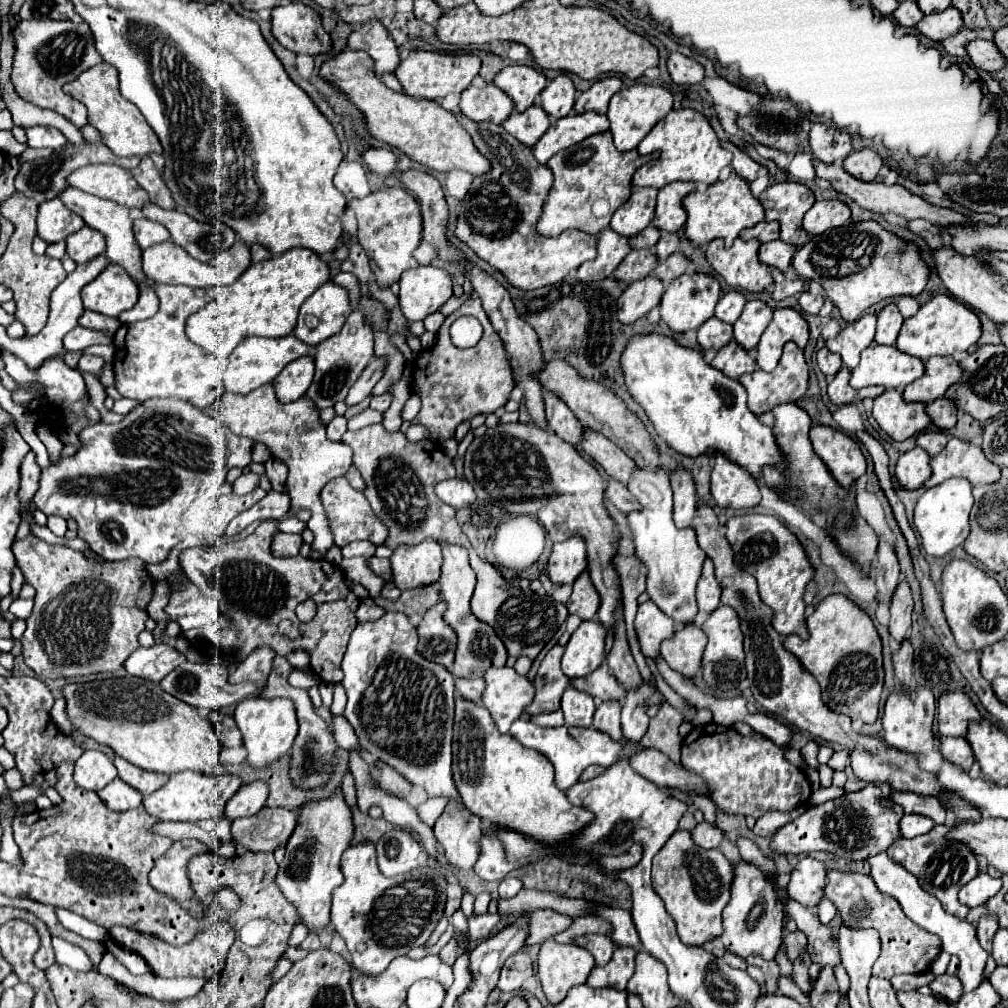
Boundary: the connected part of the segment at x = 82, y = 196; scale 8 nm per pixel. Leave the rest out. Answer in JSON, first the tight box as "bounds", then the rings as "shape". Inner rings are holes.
{"bounds":[59,185,145,283],"shape":[[[71,185],[65,187],[65,189],[59,193],[59,199],[61,199],[61,203],[63,203],[67,209],[71,209],[71,211],[75,211],[79,217],[83,217],[83,221],[85,221],[89,227],[93,227],[93,229],[97,229],[97,231],[101,231],[101,233],[105,235],[105,239],[107,239],[107,251],[105,251],[105,255],[111,259],[111,263],[123,265],[123,267],[127,269],[127,273],[131,273],[137,283],[139,283],[139,281],[145,281],[145,275],[141,273],[141,249],[139,249],[139,245],[137,245],[137,241],[135,241],[135,237],[133,237],[133,221],[131,221],[131,217],[129,217],[129,209],[127,209],[127,207],[115,205],[115,203],[105,201],[105,199],[101,199],[101,197],[87,195],[87,193],[83,193],[83,191],[79,191],[79,189],[71,187]]]}

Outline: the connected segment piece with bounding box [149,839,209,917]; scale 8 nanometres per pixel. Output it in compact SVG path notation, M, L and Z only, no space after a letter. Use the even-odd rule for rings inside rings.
M181 839L171 845L171 849L155 863L149 881L155 889L175 897L185 909L191 911L191 915L201 917L203 907L193 899L191 887L189 887L189 877L185 873L185 865L193 855L208 852L205 843L197 839Z

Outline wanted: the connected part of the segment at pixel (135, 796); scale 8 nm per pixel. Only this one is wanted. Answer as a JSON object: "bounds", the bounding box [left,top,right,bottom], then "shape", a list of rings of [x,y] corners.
{"bounds":[99,779,141,813],"shape":[[[113,779],[107,787],[103,787],[99,791],[99,797],[103,799],[103,803],[121,813],[121,811],[129,811],[129,809],[137,809],[141,805],[141,793],[131,789],[127,783],[119,781],[119,779]]]}

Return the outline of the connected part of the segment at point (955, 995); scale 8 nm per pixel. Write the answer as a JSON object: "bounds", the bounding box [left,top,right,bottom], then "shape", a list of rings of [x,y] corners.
{"bounds":[931,975,961,1001],"shape":[[[939,975],[933,983],[931,983],[933,995],[943,999],[943,1001],[957,1001],[961,997],[959,989],[961,989],[961,981],[957,979],[957,975]]]}

